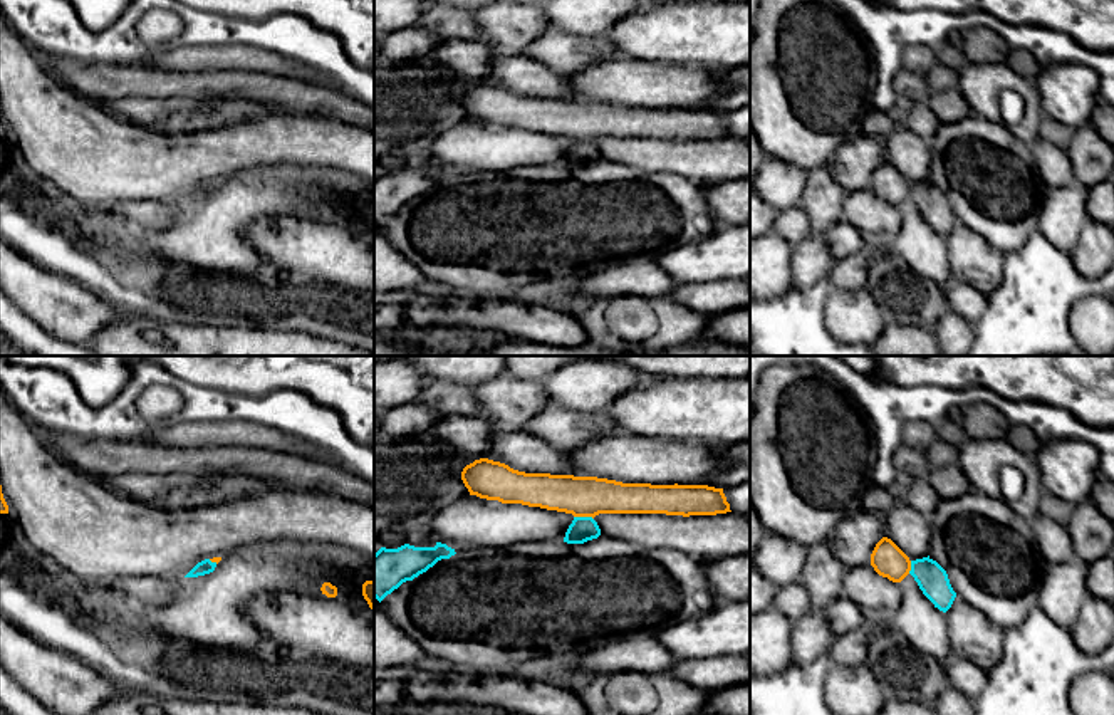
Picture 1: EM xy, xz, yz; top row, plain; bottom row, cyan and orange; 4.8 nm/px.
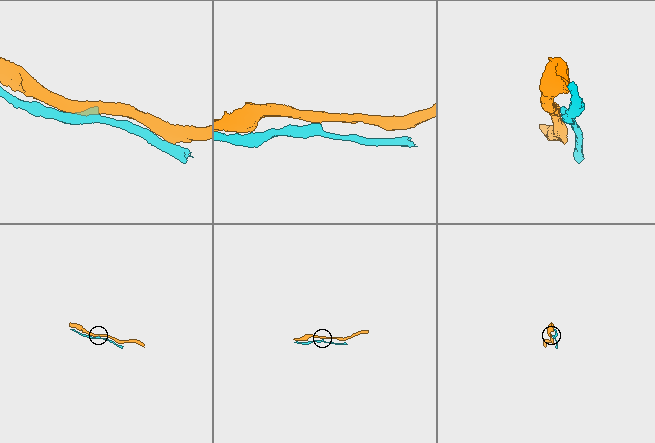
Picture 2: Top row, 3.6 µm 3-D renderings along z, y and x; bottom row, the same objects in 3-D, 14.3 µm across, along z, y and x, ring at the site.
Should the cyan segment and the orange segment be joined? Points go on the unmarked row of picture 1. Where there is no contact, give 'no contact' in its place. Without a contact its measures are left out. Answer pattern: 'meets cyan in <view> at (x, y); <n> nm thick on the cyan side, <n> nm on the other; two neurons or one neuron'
meets cyan in xz at (584, 141); 120 nm thick on the cyan side, 190 nm on the other; two neurons

